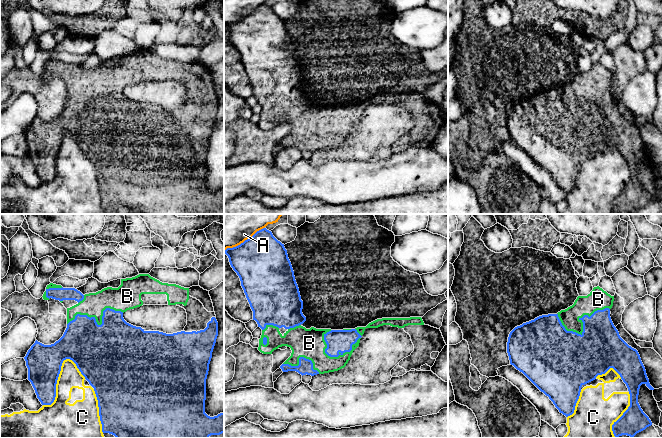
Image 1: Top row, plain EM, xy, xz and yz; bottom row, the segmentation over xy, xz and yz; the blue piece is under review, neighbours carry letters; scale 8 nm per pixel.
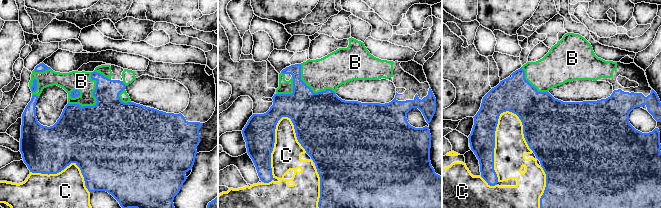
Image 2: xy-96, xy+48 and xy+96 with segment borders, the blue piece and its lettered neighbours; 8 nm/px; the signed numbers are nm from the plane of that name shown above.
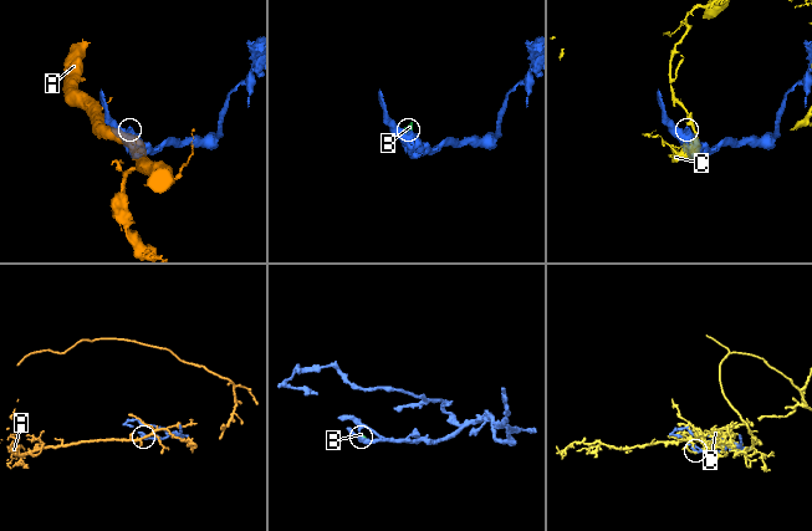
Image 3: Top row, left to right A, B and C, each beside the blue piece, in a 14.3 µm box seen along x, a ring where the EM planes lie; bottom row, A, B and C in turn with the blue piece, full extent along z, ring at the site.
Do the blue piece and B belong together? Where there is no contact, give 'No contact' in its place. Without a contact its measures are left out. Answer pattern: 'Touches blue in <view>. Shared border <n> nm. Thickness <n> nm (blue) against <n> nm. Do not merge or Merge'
Touches blue in yz. Shared border 420 nm. Thickness 360 nm (blue) against 170 nm. Merge

